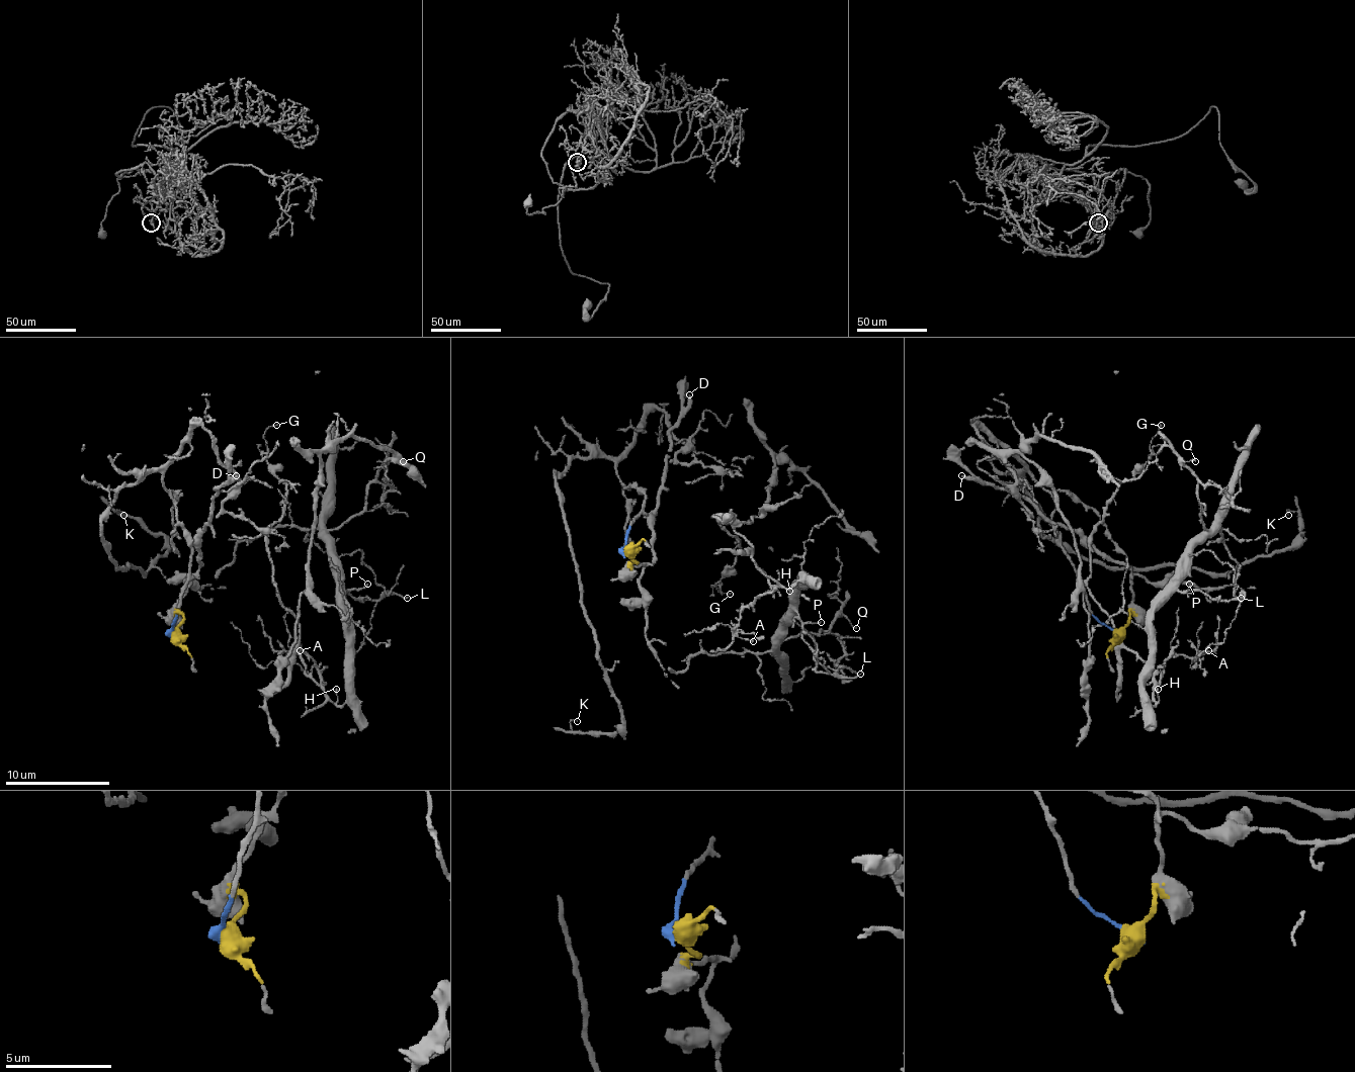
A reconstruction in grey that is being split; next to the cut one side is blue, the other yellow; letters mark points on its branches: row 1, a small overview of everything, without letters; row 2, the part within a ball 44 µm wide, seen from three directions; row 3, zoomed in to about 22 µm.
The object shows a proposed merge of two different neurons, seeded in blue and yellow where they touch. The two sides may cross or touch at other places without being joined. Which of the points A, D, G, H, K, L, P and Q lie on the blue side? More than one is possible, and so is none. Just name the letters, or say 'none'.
K

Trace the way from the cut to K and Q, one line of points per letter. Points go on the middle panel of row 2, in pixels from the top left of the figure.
K: (625, 550), (644, 496), (612, 461), (576, 456), (556, 472), (620, 710), (612, 733), (576, 720)
Q: (625, 550), (642, 563), (647, 644), (665, 667), (683, 671), (698, 652), (772, 652), (840, 616), (855, 629)

